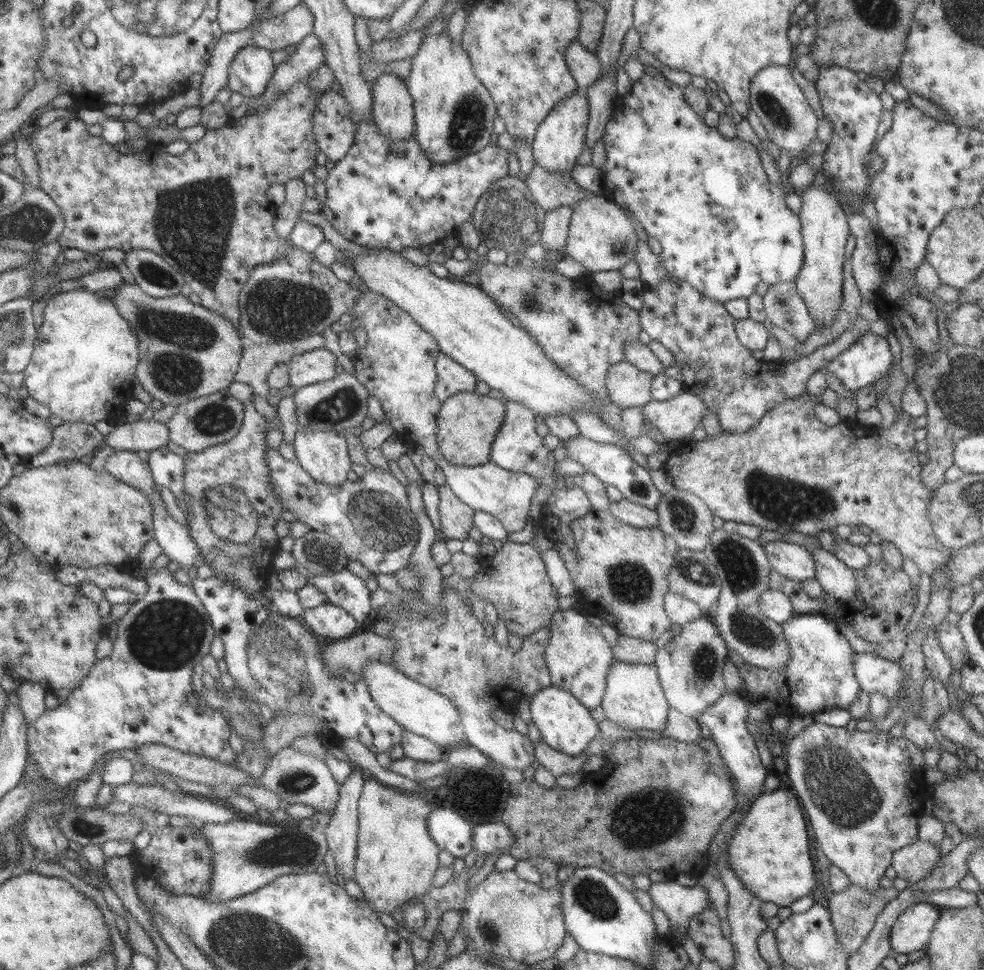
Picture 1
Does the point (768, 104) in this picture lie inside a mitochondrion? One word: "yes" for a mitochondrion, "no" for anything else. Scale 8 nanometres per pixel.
yes

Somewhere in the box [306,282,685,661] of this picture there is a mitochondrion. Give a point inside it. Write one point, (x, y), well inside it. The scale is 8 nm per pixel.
(375, 522)

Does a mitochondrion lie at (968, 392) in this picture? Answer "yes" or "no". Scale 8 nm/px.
yes

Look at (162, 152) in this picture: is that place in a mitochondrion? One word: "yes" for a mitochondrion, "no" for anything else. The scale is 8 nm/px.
no

